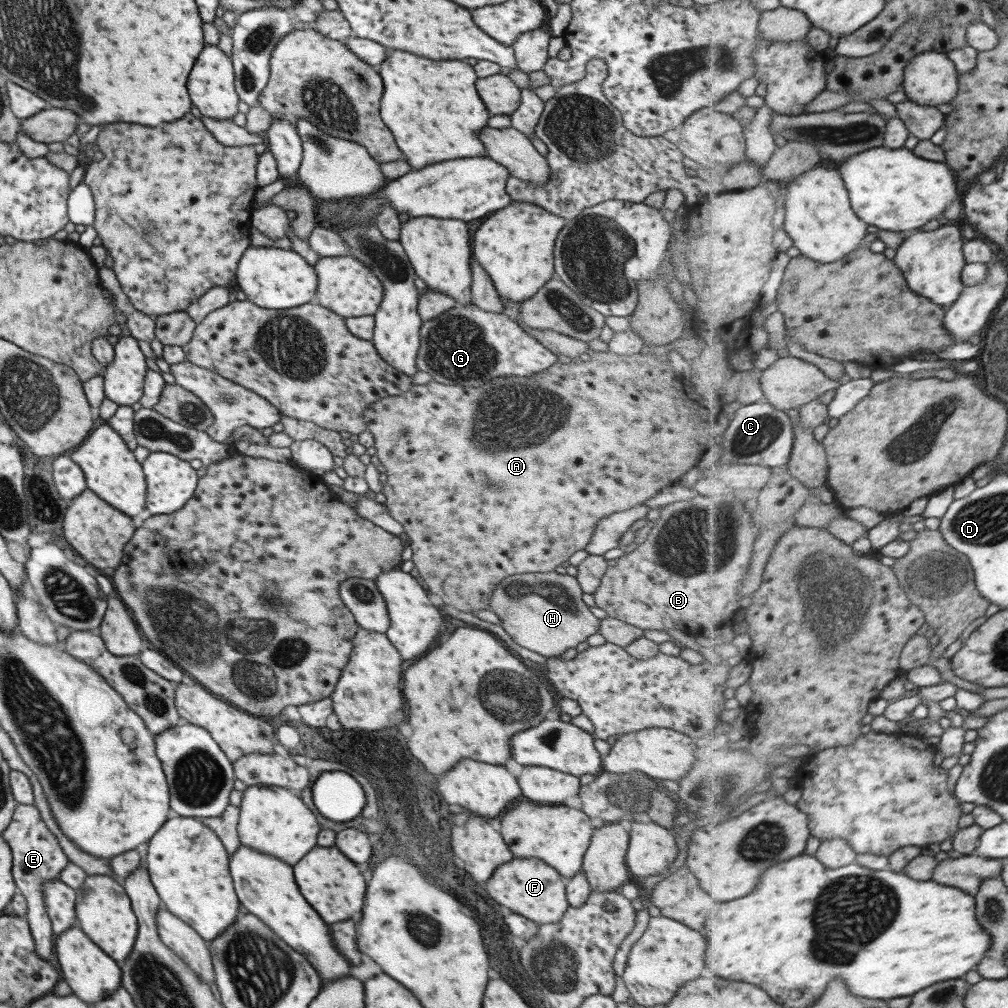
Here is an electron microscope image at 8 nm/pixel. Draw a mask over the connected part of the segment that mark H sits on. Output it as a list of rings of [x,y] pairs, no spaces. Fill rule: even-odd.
[[[555,571],[523,573],[511,578],[506,577],[493,589],[488,609],[498,616],[500,626],[515,644],[545,658],[559,657],[564,651],[575,648],[579,642],[585,641],[587,636],[598,630],[600,620],[587,609],[588,606],[581,598],[582,593],[573,576],[558,574]]]

